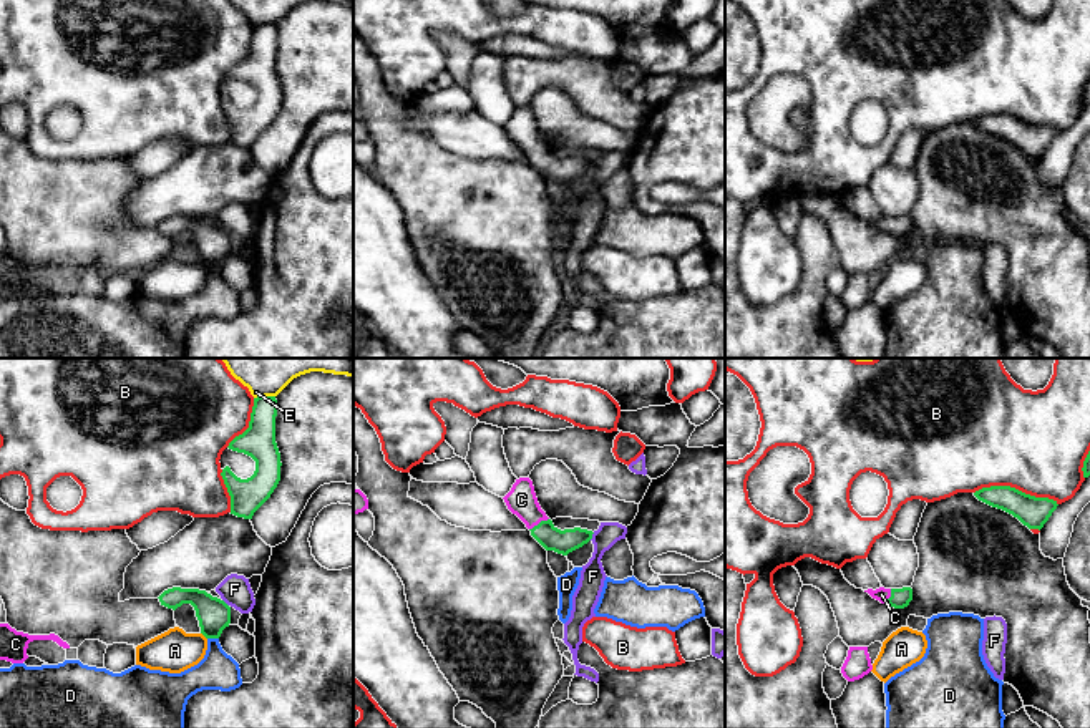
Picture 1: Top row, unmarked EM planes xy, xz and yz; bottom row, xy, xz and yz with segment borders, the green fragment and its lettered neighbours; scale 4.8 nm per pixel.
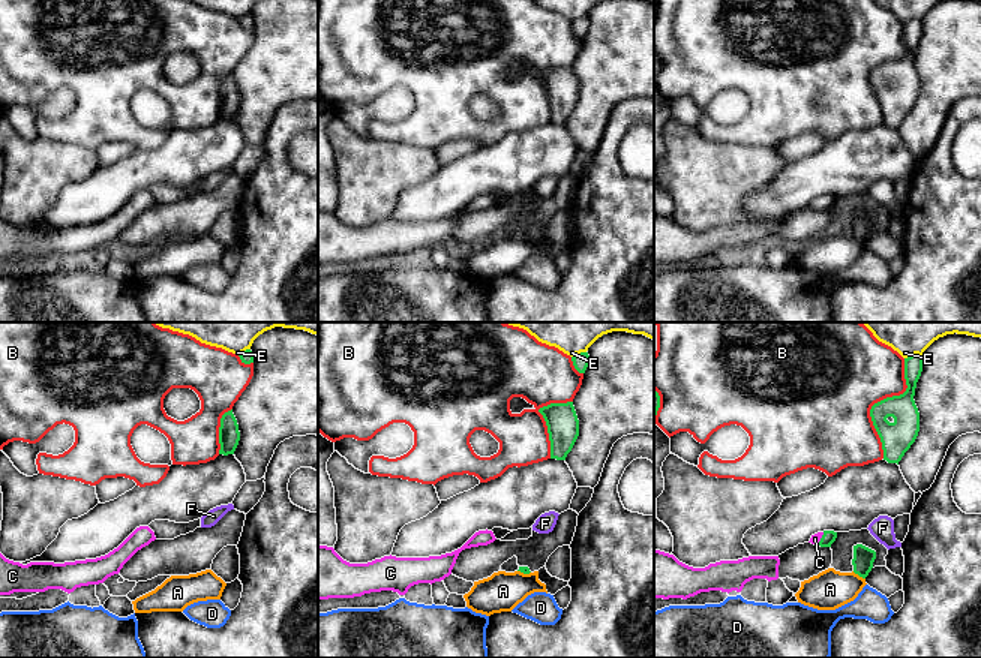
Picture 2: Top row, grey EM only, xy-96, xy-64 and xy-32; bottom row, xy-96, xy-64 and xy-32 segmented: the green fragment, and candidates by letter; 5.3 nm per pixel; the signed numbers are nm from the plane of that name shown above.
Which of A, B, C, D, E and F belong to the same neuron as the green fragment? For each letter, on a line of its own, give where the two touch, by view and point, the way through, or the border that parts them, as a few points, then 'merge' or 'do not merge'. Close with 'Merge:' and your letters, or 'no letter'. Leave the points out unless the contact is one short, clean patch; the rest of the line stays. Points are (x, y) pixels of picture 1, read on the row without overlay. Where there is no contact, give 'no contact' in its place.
A: meets green in xy at (203, 262); do not merge
B: meets green in yz at (1014, 116); do not merge
C: meets green in xz at (540, 151); runs through xz (551, 166), (540, 151), (521, 128); merge
D: meets green in xy at (213, 266); border along xy (208, 266), (218, 267); do not merge
E: meets green in xy at (264, 25); do not merge
F: meets green in xz at (591, 165); do not merge
Merge: C

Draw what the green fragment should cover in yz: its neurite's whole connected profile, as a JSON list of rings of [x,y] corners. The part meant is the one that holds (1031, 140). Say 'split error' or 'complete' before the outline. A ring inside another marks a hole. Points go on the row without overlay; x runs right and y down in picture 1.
complete; [[[1010,114],[982,116],[974,124],[992,136],[1012,143],[1029,158],[1039,159],[1058,134],[1054,128],[1035,126]]]

